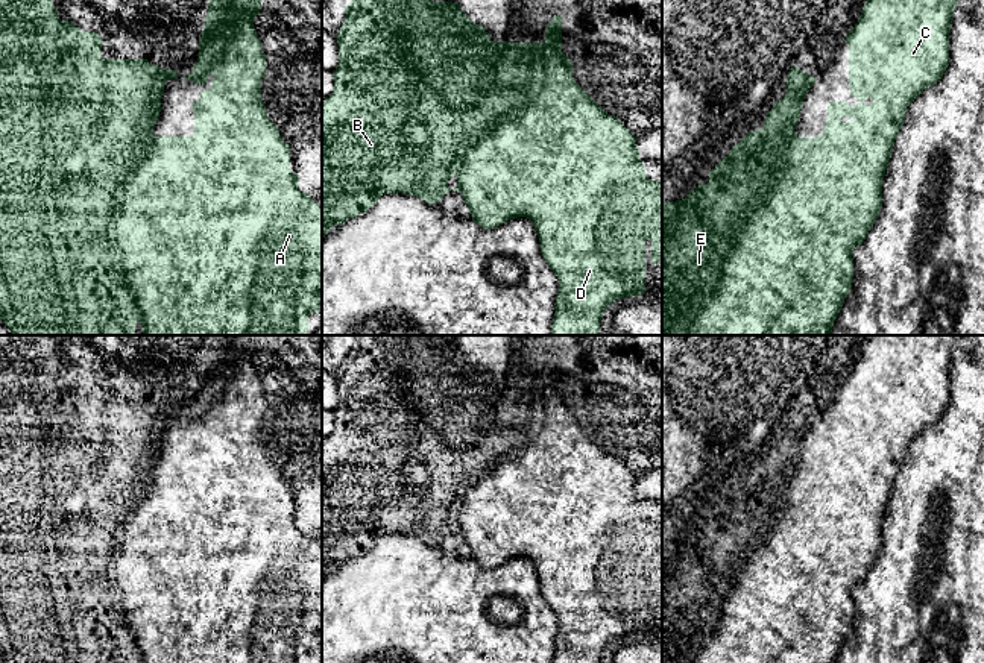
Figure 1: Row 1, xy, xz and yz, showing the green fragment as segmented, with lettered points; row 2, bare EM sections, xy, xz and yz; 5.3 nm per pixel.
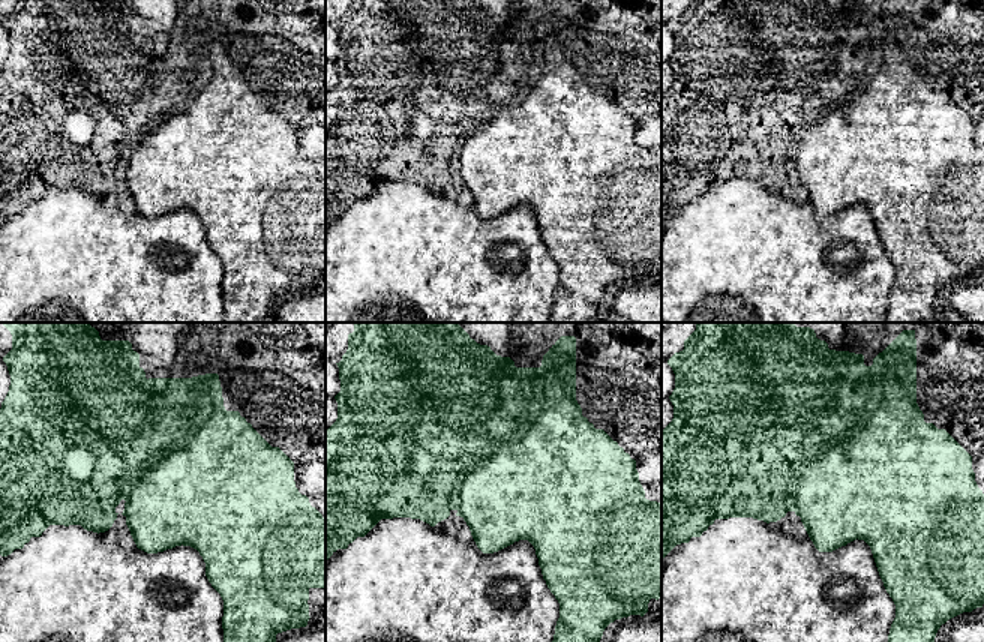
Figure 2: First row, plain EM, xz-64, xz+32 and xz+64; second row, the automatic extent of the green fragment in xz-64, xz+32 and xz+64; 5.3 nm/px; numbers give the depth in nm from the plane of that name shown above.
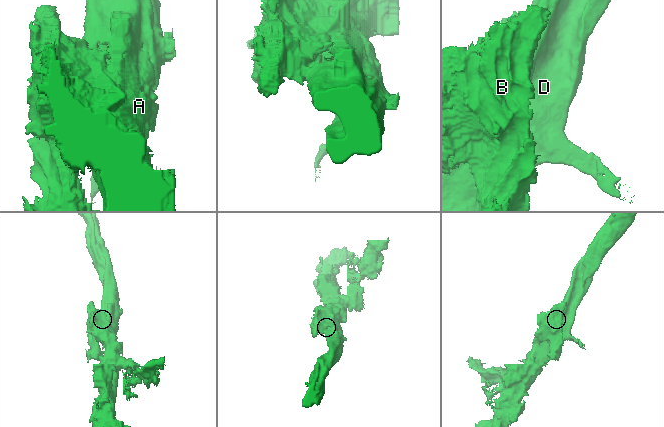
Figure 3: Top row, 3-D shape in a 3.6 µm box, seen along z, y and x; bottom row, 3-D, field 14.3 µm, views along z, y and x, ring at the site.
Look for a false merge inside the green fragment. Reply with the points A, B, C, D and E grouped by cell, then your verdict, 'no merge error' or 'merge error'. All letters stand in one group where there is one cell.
groups A B C D E; no merge error

